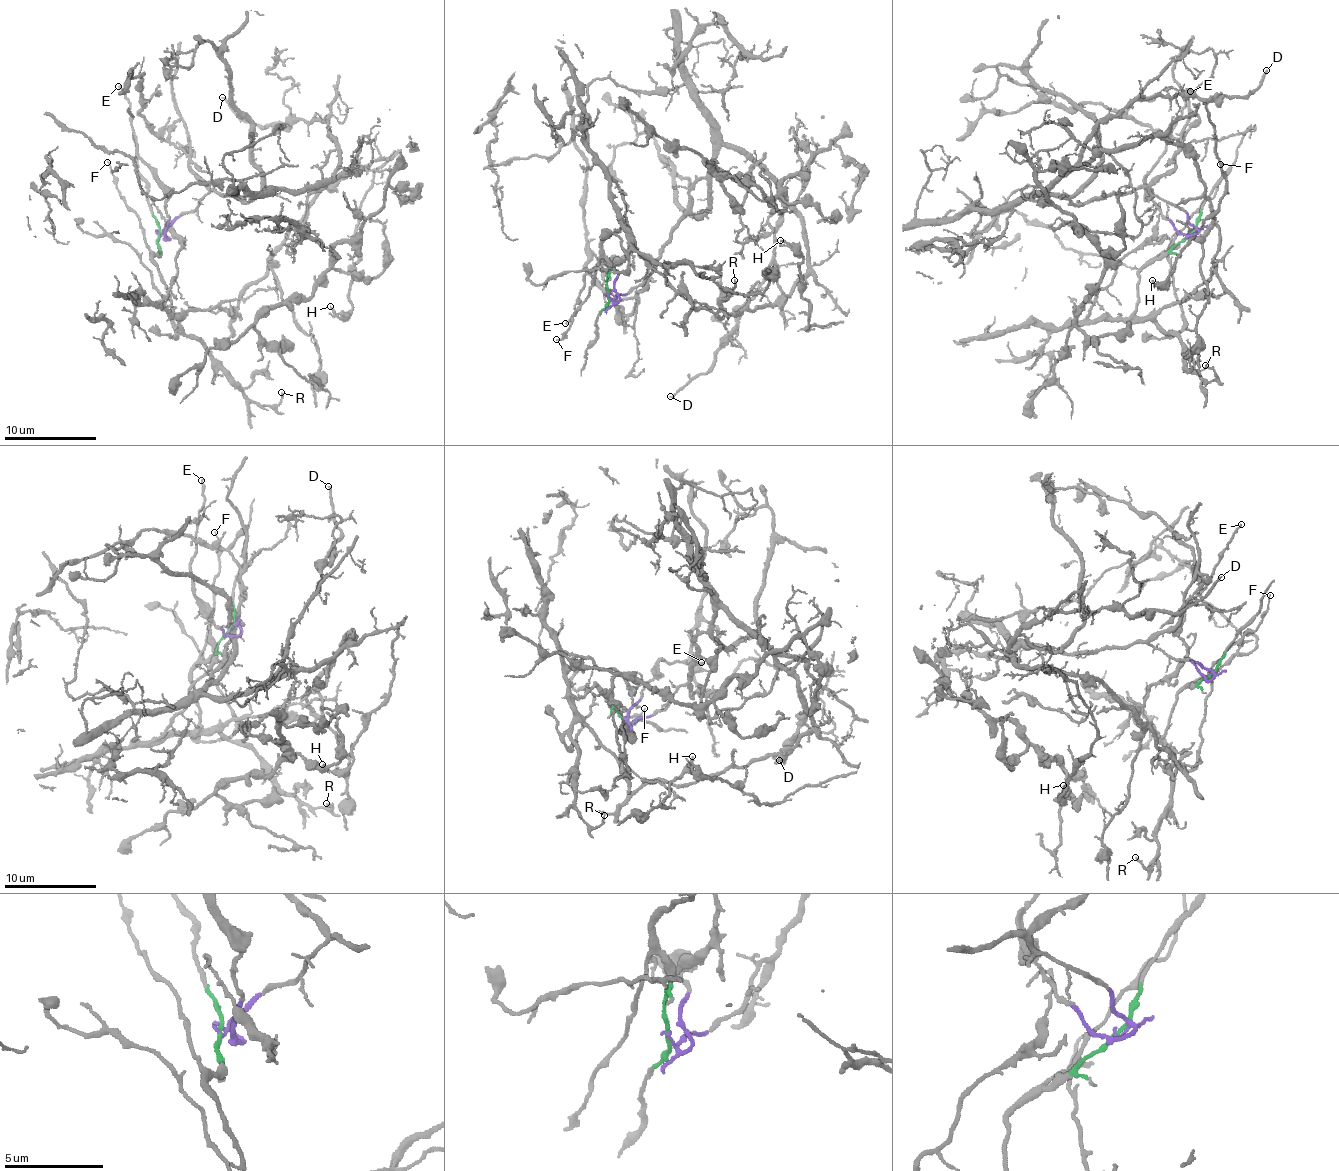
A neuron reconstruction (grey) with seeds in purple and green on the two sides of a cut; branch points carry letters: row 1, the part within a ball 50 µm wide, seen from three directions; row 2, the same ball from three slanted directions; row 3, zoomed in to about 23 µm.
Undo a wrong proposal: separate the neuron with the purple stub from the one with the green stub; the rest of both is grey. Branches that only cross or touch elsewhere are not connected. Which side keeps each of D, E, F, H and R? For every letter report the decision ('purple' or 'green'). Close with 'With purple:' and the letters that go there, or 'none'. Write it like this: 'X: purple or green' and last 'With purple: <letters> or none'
D: purple
E: purple
F: green
H: purple
R: green
With purple: D, E, H

